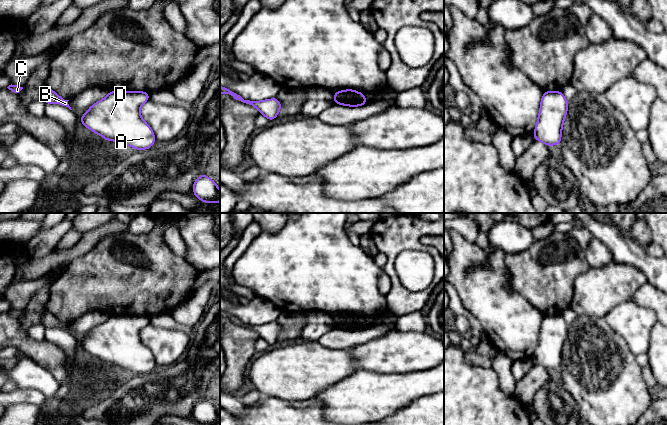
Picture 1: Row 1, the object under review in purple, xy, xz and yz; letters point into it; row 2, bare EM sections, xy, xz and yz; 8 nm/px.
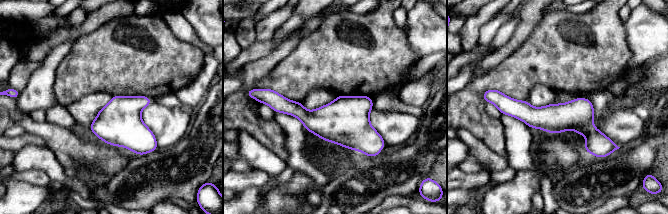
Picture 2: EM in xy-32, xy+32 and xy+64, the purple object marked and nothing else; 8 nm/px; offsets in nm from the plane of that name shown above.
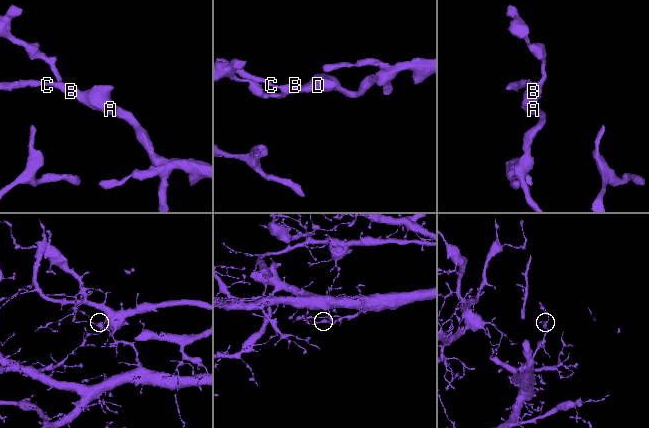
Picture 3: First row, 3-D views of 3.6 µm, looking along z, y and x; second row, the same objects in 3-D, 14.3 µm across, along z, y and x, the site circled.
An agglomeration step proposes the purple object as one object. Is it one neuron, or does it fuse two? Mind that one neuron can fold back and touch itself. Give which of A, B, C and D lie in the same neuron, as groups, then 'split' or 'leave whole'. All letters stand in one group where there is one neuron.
A B C D; leave whole

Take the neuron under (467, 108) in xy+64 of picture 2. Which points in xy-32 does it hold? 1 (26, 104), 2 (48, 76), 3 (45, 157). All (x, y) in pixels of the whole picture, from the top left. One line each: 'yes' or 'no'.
1: no
2: no
3: no

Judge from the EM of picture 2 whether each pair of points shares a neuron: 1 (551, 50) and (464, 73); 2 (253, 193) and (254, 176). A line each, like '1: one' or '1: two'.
1: two
2: two

